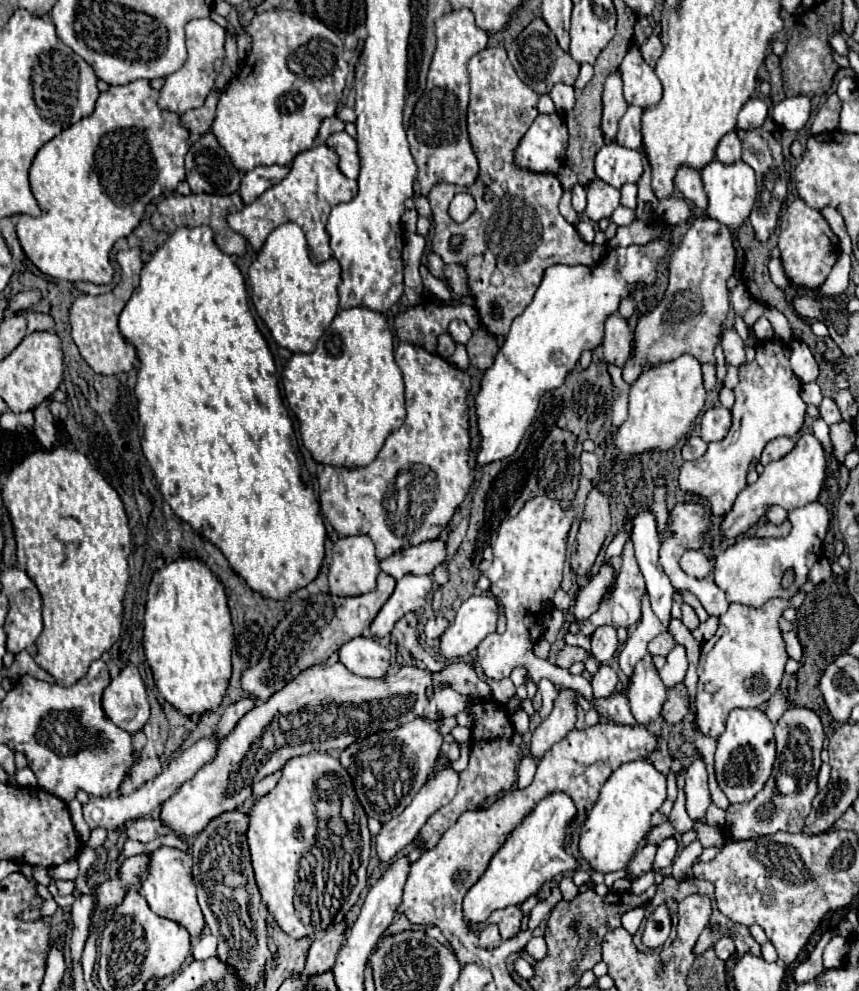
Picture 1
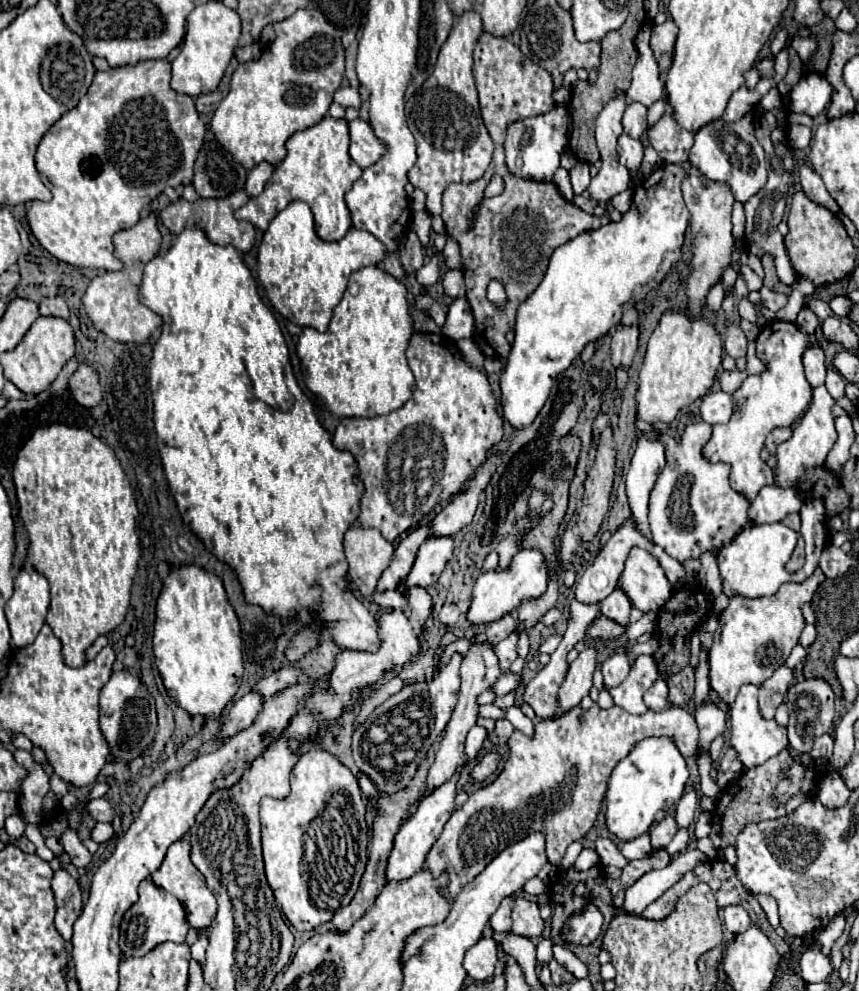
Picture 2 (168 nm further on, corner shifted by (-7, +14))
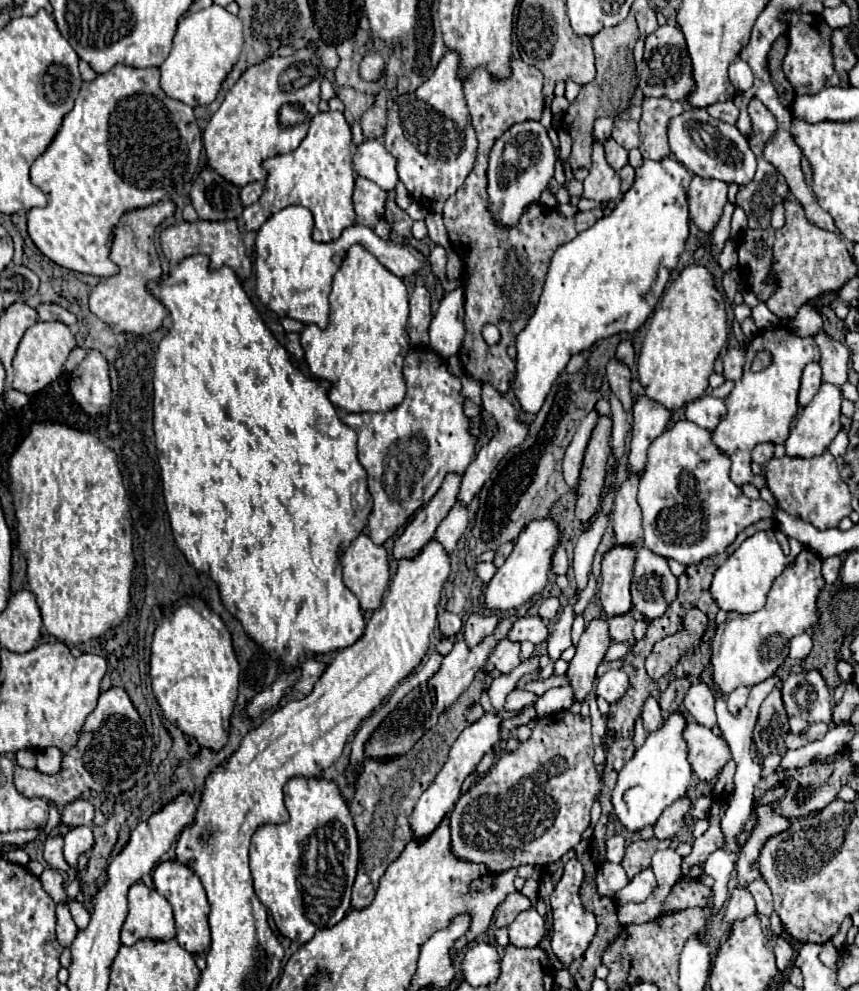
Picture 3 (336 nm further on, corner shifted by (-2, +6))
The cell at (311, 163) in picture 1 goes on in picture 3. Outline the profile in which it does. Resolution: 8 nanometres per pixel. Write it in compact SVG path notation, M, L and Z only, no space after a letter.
M318 112L312 122L306 138L294 152L280 154L262 162L268 172L264 194L260 200L248 208L244 208L238 218L240 232L258 230L272 214L290 206L302 204L314 216L314 240L330 242L338 240L342 230L352 226L356 220L352 206L352 190L354 190L354 170L352 170L352 132L342 112Z

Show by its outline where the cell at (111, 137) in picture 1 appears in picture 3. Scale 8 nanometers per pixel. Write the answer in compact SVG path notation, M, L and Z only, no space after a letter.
M116 64L106 74L98 74L92 82L82 82L72 112L66 114L56 138L30 168L30 180L48 196L44 208L28 210L28 234L32 242L44 256L68 270L94 276L114 276L118 266L108 254L120 216L126 210L144 208L160 202L164 196L172 198L180 192L196 172L200 150L202 134L192 108L166 96L160 88L158 68L140 70Z

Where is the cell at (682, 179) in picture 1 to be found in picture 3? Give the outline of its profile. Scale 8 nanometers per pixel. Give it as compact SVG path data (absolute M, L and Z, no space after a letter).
M644 98L642 102L642 118L640 118L640 134L642 144L640 152L644 158L664 158L670 154L666 126L668 120L684 110L684 102L668 100L668 98Z

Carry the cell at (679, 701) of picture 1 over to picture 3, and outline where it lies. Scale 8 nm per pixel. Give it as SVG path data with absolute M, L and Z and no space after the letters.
M674 678L668 684L668 688L660 694L660 700L658 700L660 702L660 708L664 712L678 710L680 704L682 704L682 700L684 700L684 694L686 694L688 686L690 686L690 680L688 678Z

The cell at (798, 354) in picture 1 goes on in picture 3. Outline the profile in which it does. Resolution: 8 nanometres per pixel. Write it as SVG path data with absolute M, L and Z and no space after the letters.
M812 362L802 372L802 384L798 390L798 406L804 408L806 404L810 404L820 388L820 384L822 384L822 370L816 362Z

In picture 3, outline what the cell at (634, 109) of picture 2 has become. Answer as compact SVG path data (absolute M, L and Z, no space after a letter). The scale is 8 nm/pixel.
M624 118L624 120L616 120L614 128L612 128L612 138L624 146L626 150L638 148L640 146L640 130L638 130L638 122Z

